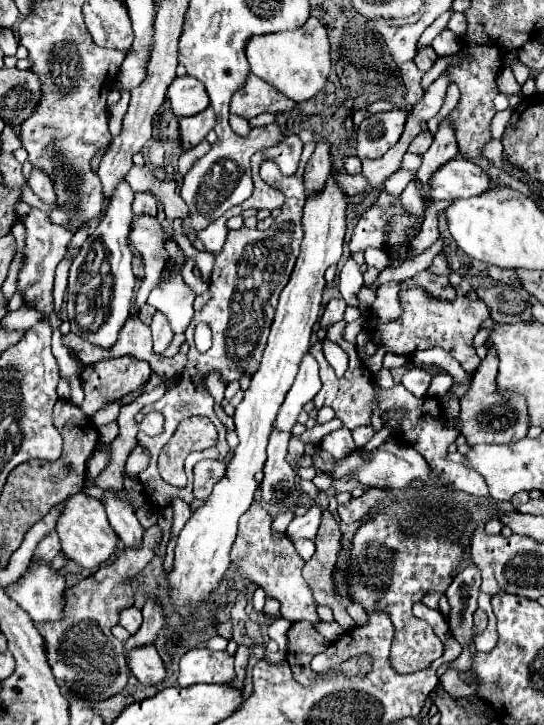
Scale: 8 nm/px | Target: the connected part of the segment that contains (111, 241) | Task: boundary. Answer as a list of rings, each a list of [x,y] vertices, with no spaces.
[[[123,180],[117,186],[115,196],[107,202],[105,216],[99,220],[91,236],[83,242],[69,270],[67,316],[71,322],[71,332],[79,334],[83,340],[99,348],[111,348],[117,342],[119,330],[127,322],[131,310],[135,288],[135,276],[131,272],[133,248],[129,246],[129,230],[133,222],[131,202],[133,190]]]

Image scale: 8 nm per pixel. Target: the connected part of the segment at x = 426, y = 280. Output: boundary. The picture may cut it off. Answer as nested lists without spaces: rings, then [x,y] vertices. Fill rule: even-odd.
[[[423,270],[423,272],[415,274],[413,278],[403,280],[399,284],[399,290],[403,290],[403,286],[423,286],[423,290],[427,290],[427,294],[431,294],[433,298],[443,298],[447,302],[451,302],[455,298],[455,290],[451,288],[449,278],[431,274],[429,270]]]

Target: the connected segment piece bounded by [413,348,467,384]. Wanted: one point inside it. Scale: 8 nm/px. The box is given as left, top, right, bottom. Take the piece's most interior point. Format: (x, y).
(435, 357)

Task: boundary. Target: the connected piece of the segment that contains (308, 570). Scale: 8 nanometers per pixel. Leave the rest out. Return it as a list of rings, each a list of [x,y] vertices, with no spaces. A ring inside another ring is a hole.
[[[329,510],[323,512],[321,526],[315,536],[315,554],[303,566],[303,578],[309,584],[313,598],[317,604],[327,604],[333,610],[335,622],[347,632],[353,628],[353,618],[341,608],[341,602],[333,594],[333,566],[337,562],[339,552],[339,524]]]

